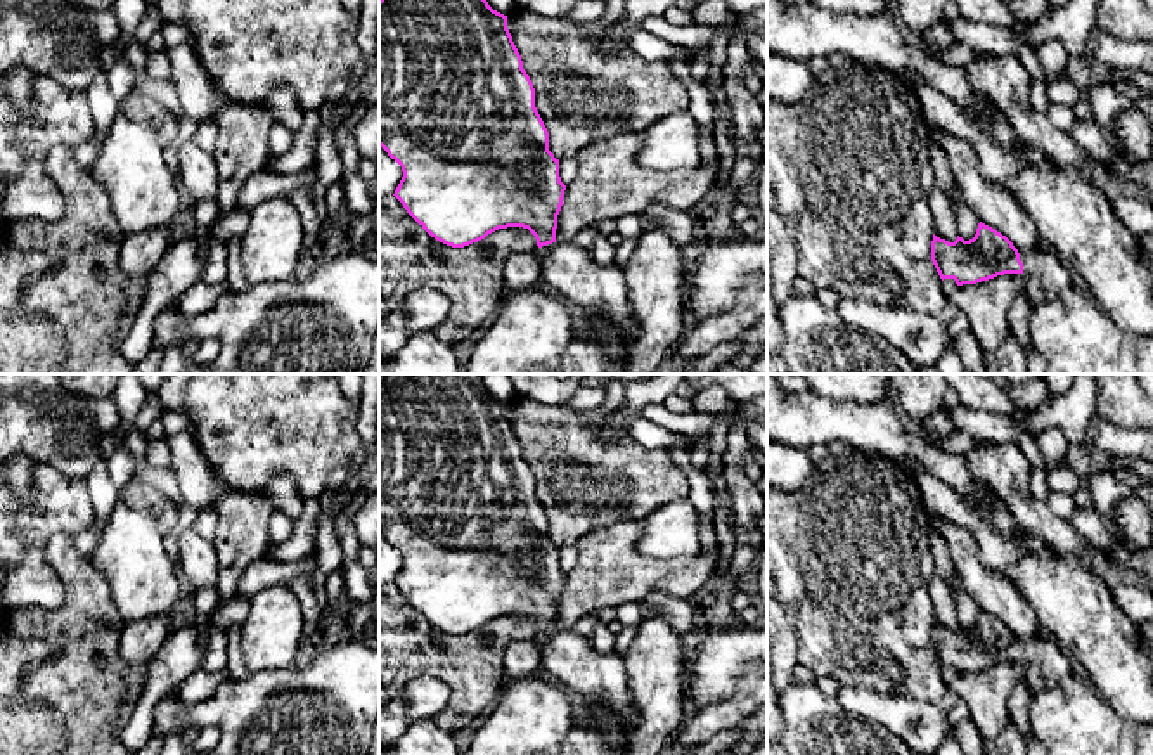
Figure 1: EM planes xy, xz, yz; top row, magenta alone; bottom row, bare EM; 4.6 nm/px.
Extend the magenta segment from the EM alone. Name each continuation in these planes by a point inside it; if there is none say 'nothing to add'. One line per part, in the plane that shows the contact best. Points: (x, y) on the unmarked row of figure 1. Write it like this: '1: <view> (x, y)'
1: yz (1046, 664)

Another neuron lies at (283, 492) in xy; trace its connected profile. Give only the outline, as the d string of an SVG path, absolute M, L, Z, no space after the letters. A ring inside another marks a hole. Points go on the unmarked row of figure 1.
M289 474L275 476L265 495L272 500L274 509L279 509L296 519L305 507L305 499L298 494L294 480Z

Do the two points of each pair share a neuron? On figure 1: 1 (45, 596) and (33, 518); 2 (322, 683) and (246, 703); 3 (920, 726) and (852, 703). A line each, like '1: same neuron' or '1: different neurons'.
1: same neuron
2: same neuron
3: same neuron

